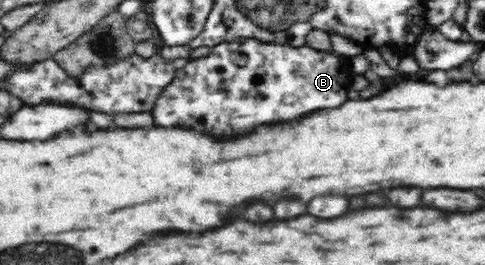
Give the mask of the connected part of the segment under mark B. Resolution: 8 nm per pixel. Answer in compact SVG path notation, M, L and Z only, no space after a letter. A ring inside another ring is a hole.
M241 38L240 40L224 39L212 47L211 53L205 57L189 58L187 64L176 70L173 82L161 94L153 112L157 126L177 126L189 124L189 128L199 128L205 132L213 132L215 136L231 136L245 130L253 130L261 124L295 120L297 114L305 114L317 108L335 108L347 100L347 88L351 84L353 72L349 70L349 58L341 60L335 54L315 50L308 45L300 48L264 42L258 38ZM245 56L247 62L243 66L235 64L233 58Z

